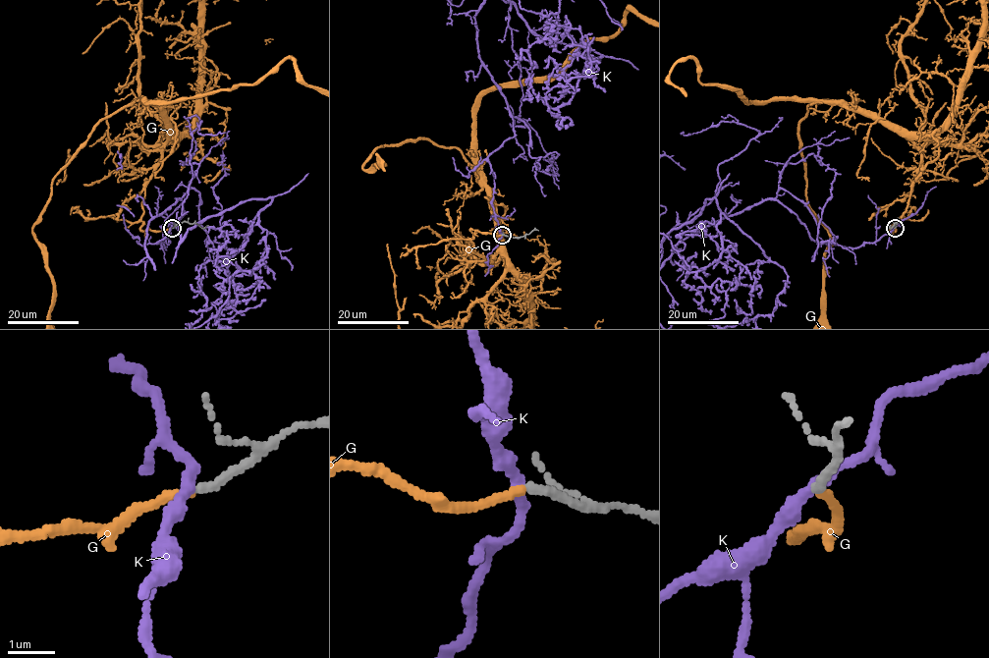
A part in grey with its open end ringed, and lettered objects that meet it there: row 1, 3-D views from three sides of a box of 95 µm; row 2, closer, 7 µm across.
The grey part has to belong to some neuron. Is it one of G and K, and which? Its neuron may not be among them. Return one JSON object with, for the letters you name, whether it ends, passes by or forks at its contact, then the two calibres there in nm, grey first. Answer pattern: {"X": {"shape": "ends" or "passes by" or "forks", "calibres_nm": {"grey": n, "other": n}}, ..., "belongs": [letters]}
{"G": {"shape": "ends", "calibres_nm": {"grey": 180, "other": 180}}, "belongs": ["G"]}

